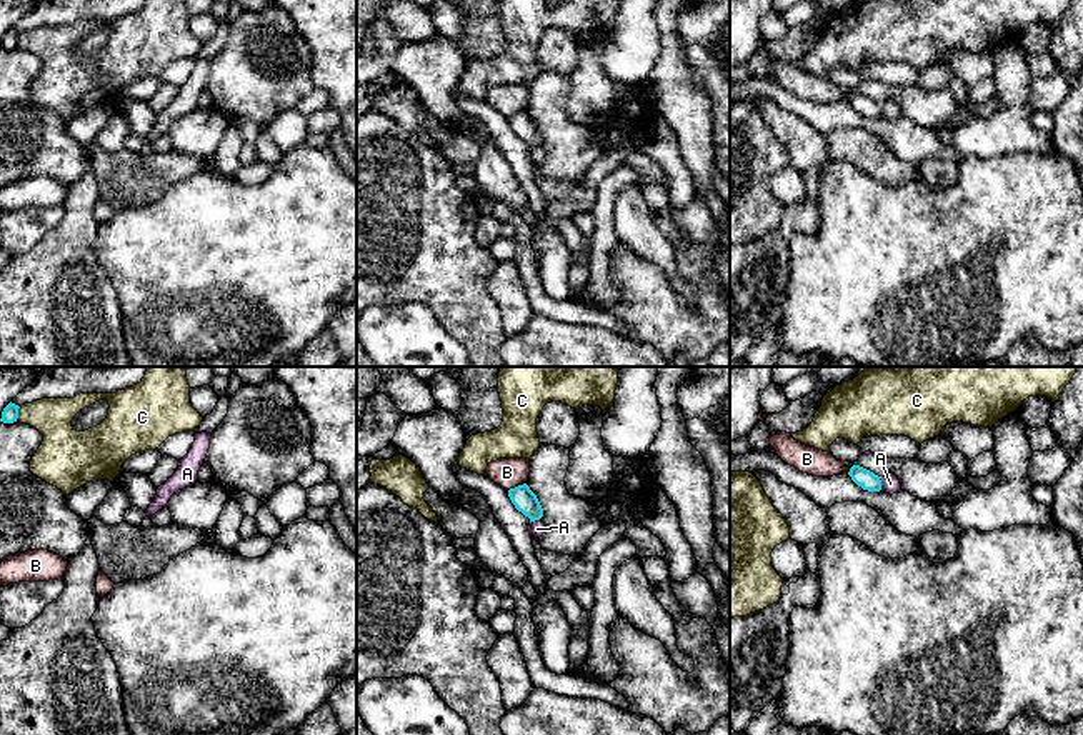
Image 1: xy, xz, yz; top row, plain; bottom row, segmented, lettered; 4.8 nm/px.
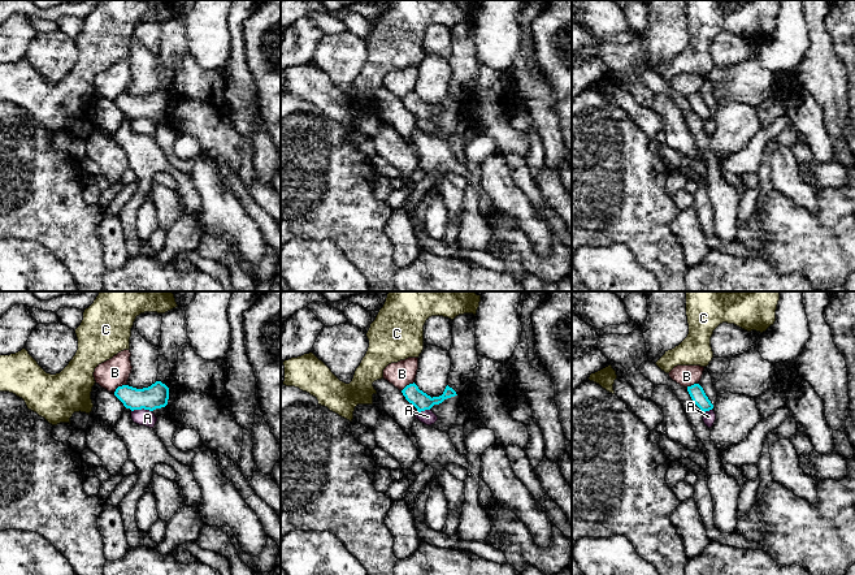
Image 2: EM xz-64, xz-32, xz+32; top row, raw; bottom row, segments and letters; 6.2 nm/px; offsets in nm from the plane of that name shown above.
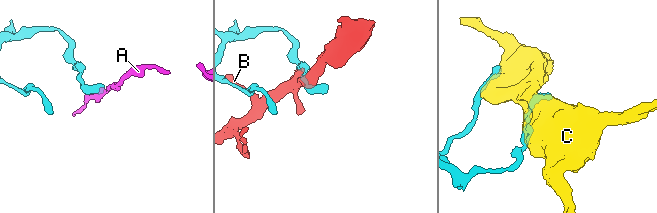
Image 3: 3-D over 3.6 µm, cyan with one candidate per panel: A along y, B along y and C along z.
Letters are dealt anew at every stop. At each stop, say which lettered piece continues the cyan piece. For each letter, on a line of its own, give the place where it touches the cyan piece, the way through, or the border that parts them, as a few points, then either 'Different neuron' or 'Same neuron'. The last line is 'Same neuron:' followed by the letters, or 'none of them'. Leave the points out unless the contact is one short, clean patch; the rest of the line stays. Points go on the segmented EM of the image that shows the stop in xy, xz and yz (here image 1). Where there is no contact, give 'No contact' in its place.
A: Touches cyan at yz (880, 484). Boundary: yz (878, 477), (882, 489). Different neuron
B: Touches cyan at xz (515, 487). Different neuron
C: Touches cyan at xy (17, 414). Different neuron
Same neuron: none of them

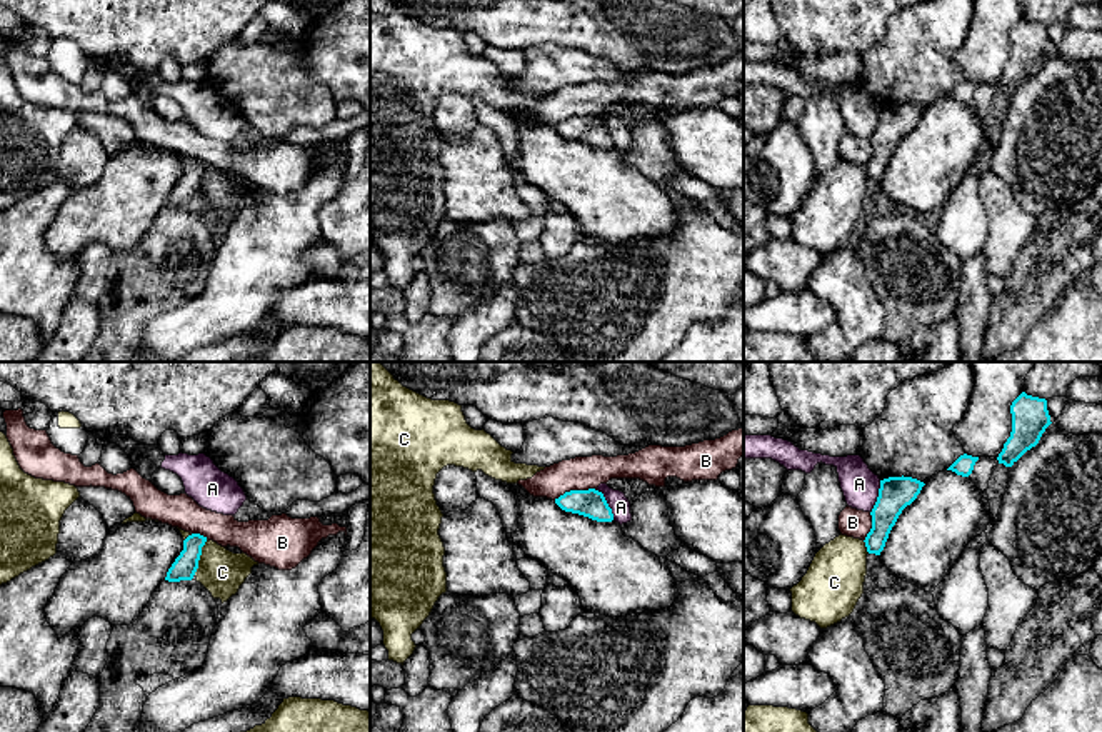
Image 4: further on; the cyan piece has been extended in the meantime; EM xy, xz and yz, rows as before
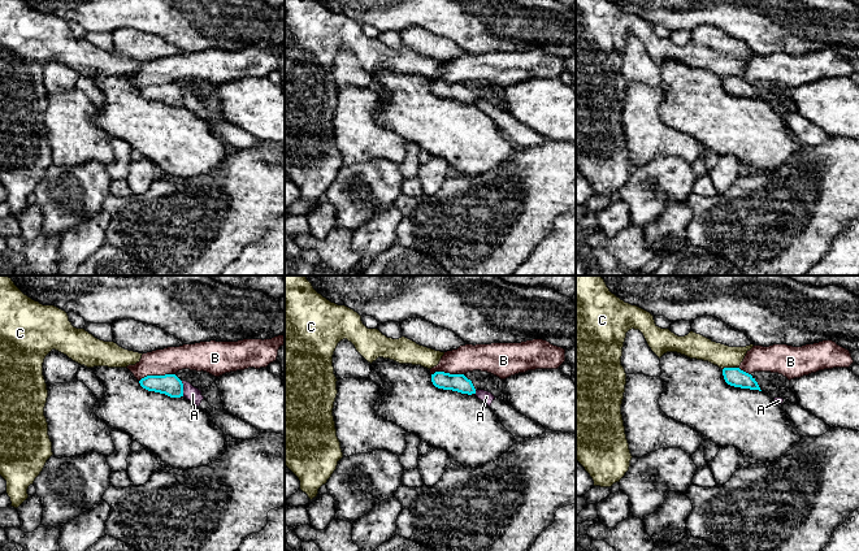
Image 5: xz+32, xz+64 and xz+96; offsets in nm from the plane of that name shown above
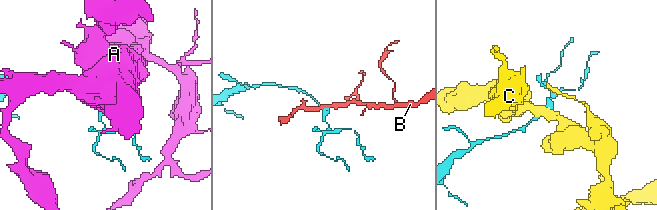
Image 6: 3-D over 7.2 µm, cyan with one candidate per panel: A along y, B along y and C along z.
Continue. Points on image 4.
A: Touches cyan at xz (606, 502). Boundary: xz (594, 489), (602, 494), (614, 519). Different neuron
B: Touches cyan at xz (574, 491). Boundary: xz (594, 487), (569, 491), (554, 499). Different neuron
C: Touches cyan at xy (199, 557). Different neuron
Same neuron: none of them

